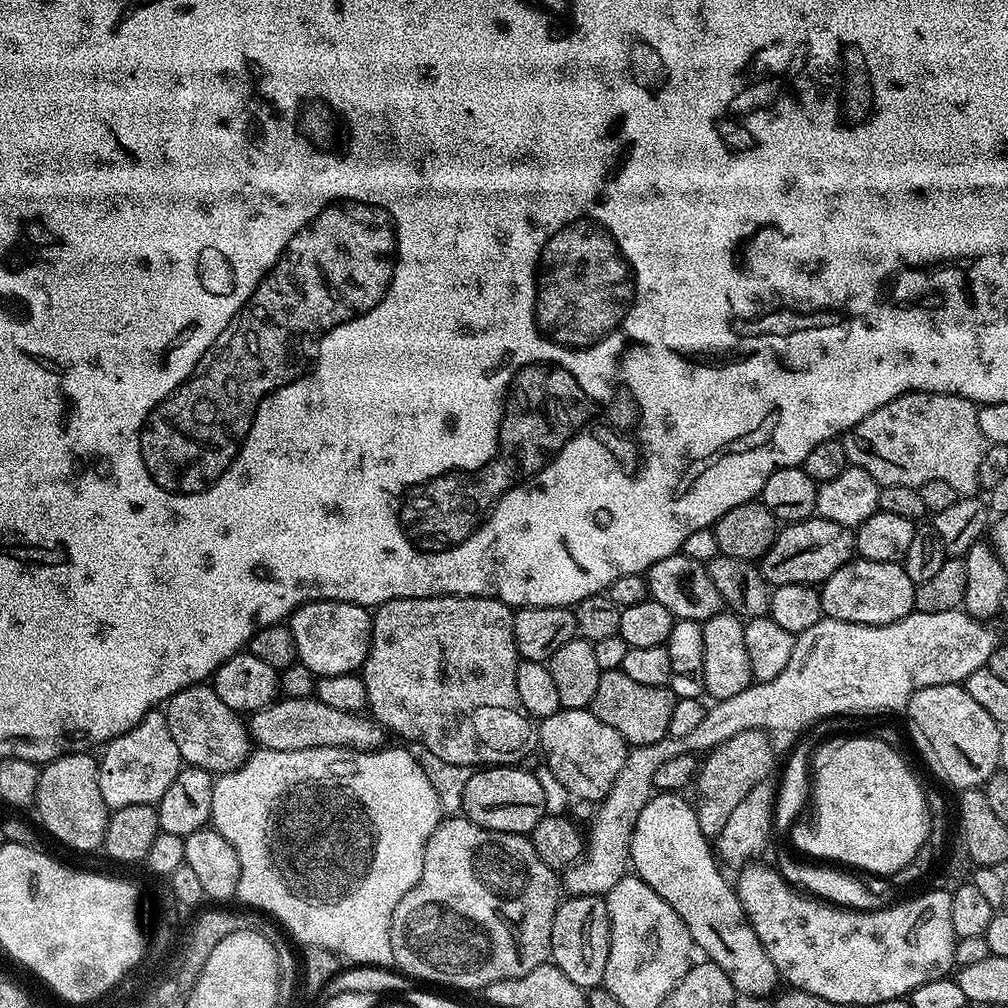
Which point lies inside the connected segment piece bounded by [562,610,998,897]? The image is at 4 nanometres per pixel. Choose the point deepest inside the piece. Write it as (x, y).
(836, 667)

